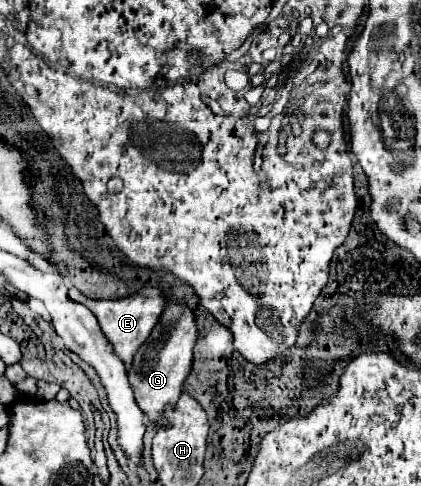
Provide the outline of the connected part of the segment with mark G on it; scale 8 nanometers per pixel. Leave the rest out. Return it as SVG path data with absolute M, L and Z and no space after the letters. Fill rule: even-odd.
M168 305L146 343L134 355L132 369L128 371L128 381L134 389L138 407L148 415L150 421L160 423L164 407L174 405L178 401L178 395L184 387L184 379L192 365L192 349L196 343L196 335L198 331L194 323L194 311L186 305Z

